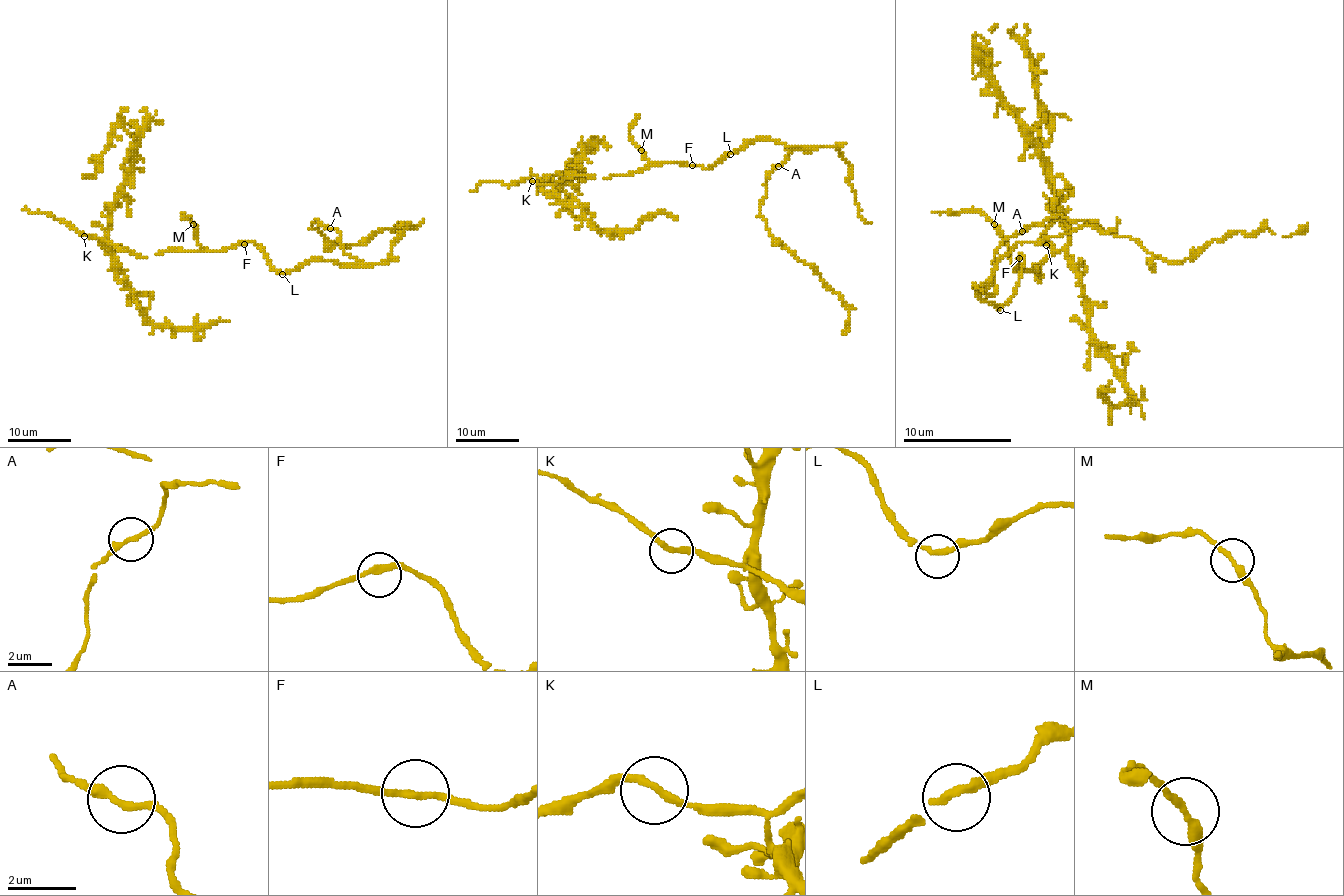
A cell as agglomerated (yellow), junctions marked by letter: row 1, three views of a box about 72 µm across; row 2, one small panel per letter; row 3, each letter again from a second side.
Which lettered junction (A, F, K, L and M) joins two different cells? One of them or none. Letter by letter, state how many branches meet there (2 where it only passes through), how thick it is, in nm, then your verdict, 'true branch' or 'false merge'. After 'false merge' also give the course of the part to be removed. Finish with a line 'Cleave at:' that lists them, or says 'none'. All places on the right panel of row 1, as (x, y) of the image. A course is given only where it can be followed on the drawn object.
A: 2 branches meet; 220 nm thick; true branch
F: 2 branches meet; 220 nm thick; true branch
K: 2 branches meet; 220 nm thick; true branch
L: 2 branches meet; 240 nm thick; true branch
M: 2 branches meet; 240 nm thick; true branch
Cleave at: none

